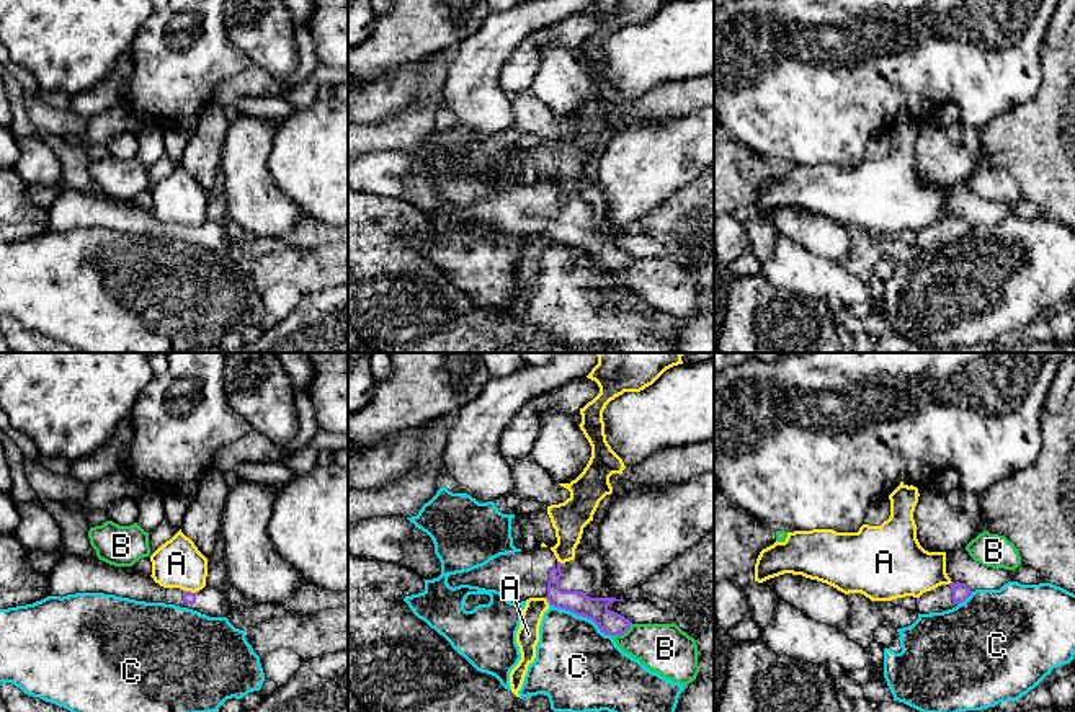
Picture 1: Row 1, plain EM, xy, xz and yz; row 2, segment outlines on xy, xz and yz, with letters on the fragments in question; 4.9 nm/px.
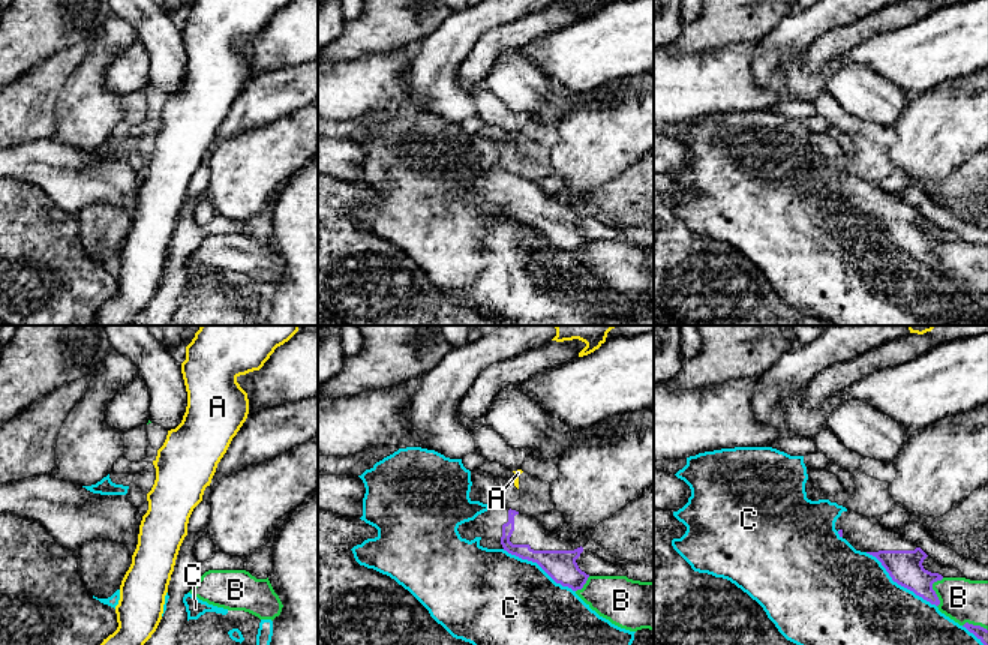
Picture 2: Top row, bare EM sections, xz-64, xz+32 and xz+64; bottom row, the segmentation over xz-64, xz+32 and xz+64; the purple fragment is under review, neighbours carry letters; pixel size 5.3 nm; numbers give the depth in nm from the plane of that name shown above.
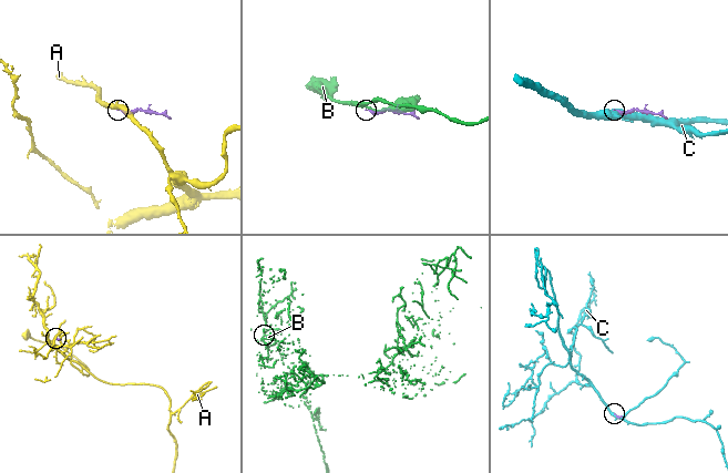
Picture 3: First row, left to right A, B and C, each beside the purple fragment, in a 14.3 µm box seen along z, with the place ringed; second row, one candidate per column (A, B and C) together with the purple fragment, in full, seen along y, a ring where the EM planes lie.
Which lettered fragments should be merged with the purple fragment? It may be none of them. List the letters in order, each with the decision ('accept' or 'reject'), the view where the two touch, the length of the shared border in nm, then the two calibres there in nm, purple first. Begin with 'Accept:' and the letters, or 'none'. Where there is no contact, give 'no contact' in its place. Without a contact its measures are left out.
Accept: none
A: reject; meets purple in xz; contact 40 nm long; 120 nm thick on the purple side, 110 nm on the other
B: reject; meets purple in xz; contact 130 nm long; 120 nm thick on the purple side, 240 nm on the other
C: reject; meets purple in xz; contact 340 nm long; 120 nm thick on the purple side, 400 nm on the other

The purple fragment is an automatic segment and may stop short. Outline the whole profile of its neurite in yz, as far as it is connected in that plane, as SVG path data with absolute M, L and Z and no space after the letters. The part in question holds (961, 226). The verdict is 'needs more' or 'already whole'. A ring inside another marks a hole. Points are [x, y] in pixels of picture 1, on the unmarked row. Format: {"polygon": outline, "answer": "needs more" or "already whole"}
{"polygon": "M966 217L941 219L917 232L917 245L920 248L943 247L964 237L972 229Z", "answer": "needs more"}

